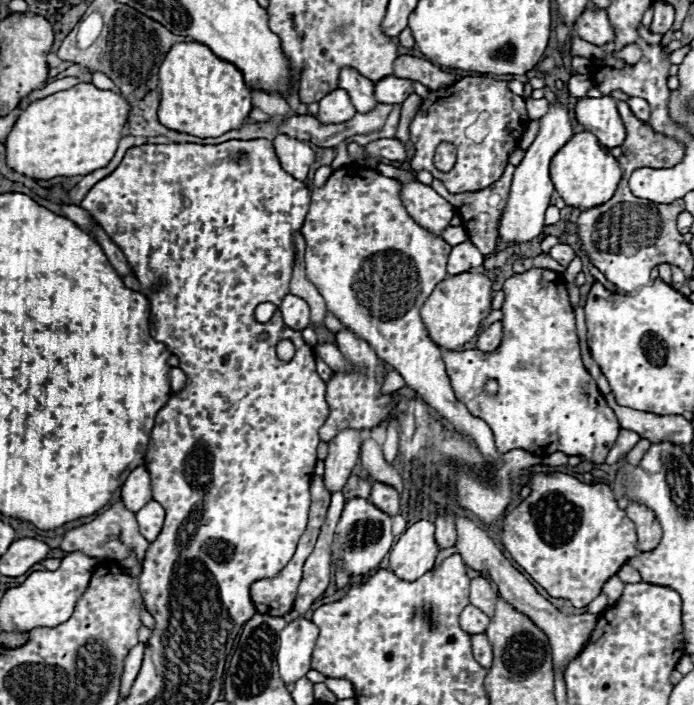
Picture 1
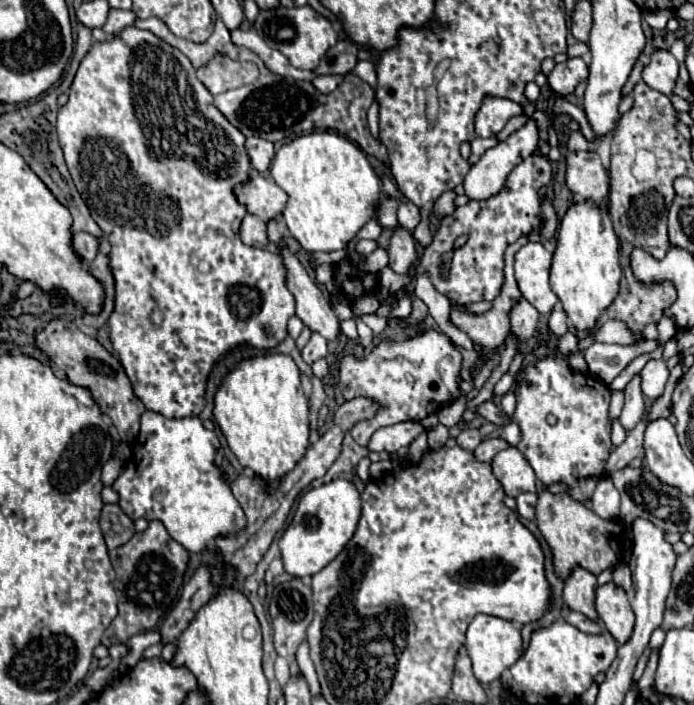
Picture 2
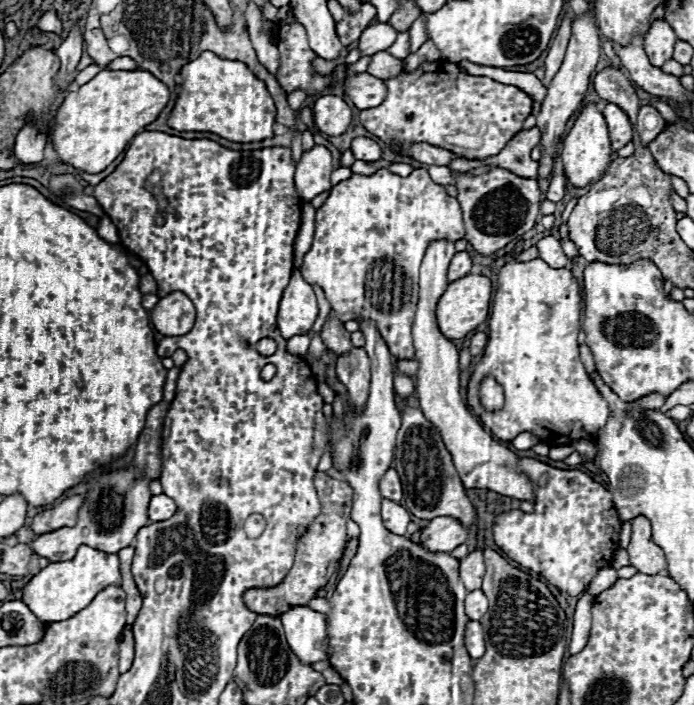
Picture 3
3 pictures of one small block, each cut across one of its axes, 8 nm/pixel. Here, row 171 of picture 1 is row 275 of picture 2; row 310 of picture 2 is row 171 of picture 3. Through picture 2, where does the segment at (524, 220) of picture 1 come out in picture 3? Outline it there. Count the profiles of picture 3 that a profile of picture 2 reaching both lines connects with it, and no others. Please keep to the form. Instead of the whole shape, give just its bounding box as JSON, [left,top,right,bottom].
[536,6,600,176]

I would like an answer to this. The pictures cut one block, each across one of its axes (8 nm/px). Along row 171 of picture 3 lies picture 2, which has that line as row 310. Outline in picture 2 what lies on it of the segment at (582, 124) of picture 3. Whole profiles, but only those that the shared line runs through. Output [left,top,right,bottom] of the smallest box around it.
[550,200,622,330]

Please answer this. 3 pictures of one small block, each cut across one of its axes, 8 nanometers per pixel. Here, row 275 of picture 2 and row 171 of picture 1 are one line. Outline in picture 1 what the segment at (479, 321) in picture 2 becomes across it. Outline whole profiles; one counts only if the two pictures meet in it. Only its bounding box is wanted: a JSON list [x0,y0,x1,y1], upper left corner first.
[432,164,514,254]

